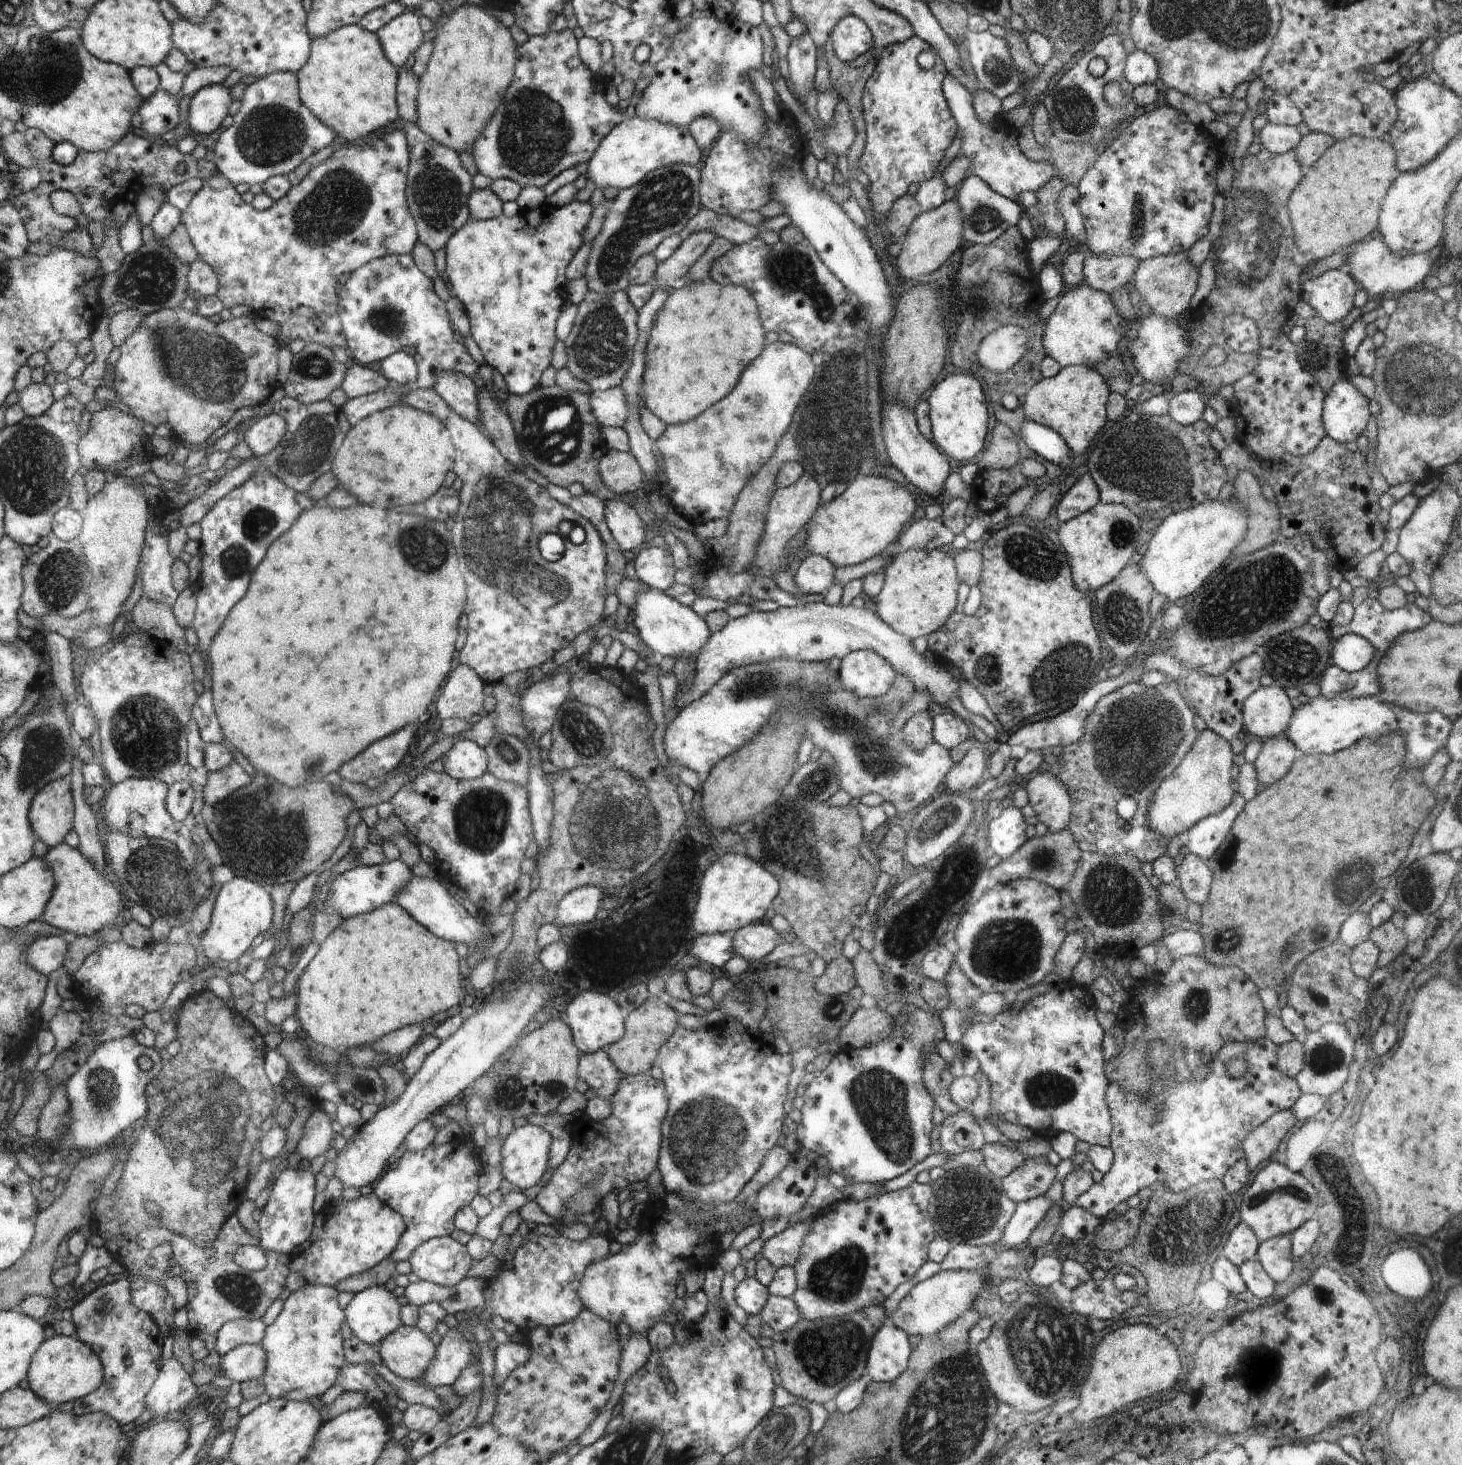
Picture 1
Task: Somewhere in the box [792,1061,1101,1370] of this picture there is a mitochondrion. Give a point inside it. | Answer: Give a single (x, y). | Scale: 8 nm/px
(881, 1100)

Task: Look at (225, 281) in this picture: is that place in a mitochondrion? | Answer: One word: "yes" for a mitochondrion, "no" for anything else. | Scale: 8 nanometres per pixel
no

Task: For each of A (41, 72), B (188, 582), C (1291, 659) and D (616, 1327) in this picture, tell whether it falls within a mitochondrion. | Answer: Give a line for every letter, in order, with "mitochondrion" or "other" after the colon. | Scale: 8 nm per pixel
A: mitochondrion
B: other
C: mitochondrion
D: other

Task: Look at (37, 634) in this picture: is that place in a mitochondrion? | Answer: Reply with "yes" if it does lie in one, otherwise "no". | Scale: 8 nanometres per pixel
no

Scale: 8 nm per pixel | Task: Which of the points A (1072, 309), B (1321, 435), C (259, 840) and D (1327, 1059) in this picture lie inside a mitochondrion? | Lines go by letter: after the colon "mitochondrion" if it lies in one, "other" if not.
A: other
B: other
C: mitochondrion
D: mitochondrion

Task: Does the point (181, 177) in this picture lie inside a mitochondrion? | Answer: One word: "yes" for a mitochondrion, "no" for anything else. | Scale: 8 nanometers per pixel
no

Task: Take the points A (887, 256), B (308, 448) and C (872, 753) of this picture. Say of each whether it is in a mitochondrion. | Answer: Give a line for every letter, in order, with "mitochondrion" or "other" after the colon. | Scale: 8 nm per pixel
A: other
B: mitochondrion
C: mitochondrion

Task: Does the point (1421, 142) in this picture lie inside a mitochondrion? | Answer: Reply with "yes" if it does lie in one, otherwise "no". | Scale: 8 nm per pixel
yes

